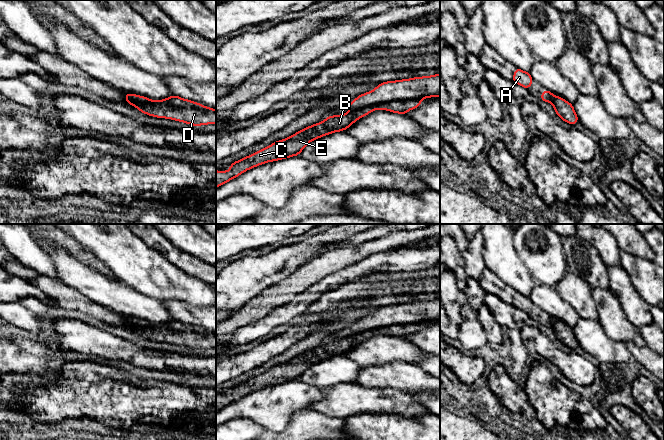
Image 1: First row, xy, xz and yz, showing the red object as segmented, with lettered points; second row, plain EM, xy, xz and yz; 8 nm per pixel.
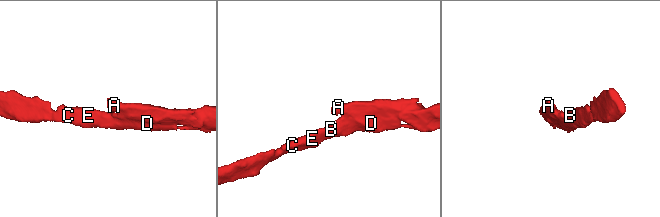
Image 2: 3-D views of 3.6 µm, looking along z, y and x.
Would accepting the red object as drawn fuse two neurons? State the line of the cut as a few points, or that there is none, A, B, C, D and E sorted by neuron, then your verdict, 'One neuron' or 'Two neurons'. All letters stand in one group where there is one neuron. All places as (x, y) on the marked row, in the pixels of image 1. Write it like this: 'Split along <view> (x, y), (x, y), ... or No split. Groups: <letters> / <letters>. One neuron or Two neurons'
Split along xz (421, 98), (392, 100), (350, 111). Groups: A / B C D E. Two neurons

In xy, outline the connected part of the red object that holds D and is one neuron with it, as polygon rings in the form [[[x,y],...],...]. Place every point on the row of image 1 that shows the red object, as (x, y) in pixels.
[[[132,94],[125,102],[153,117],[172,119],[193,126],[216,124],[216,110],[176,95],[155,101]]]

